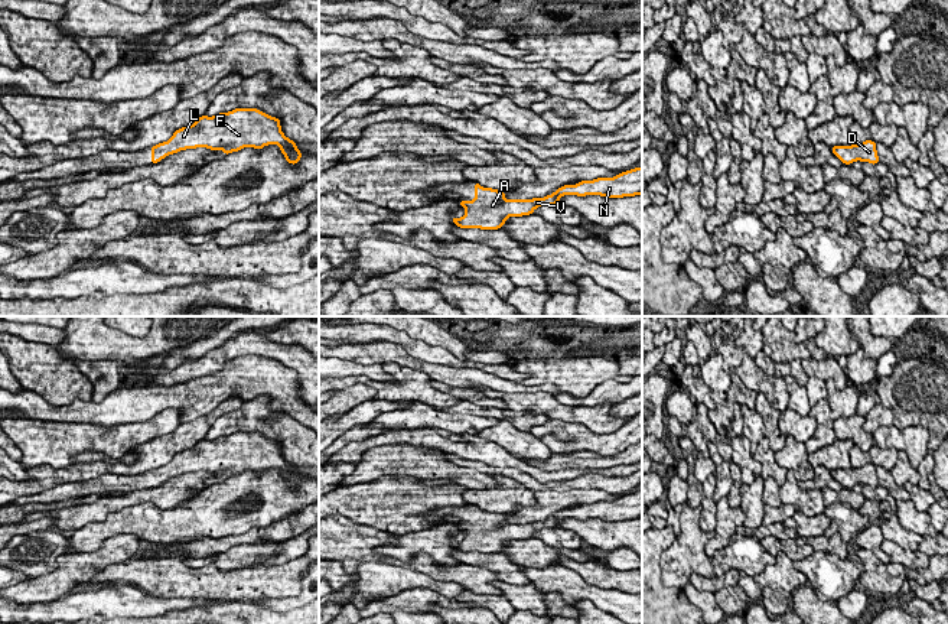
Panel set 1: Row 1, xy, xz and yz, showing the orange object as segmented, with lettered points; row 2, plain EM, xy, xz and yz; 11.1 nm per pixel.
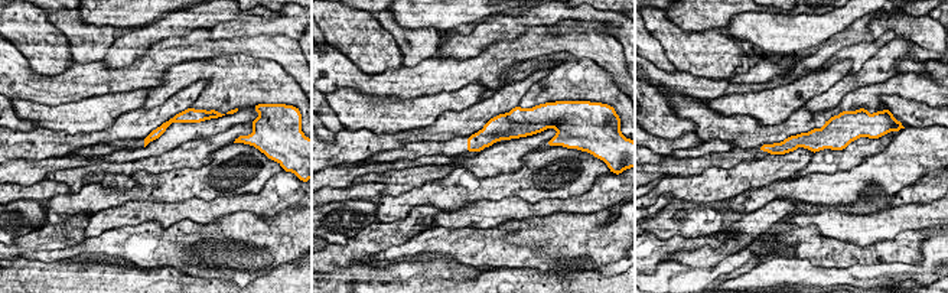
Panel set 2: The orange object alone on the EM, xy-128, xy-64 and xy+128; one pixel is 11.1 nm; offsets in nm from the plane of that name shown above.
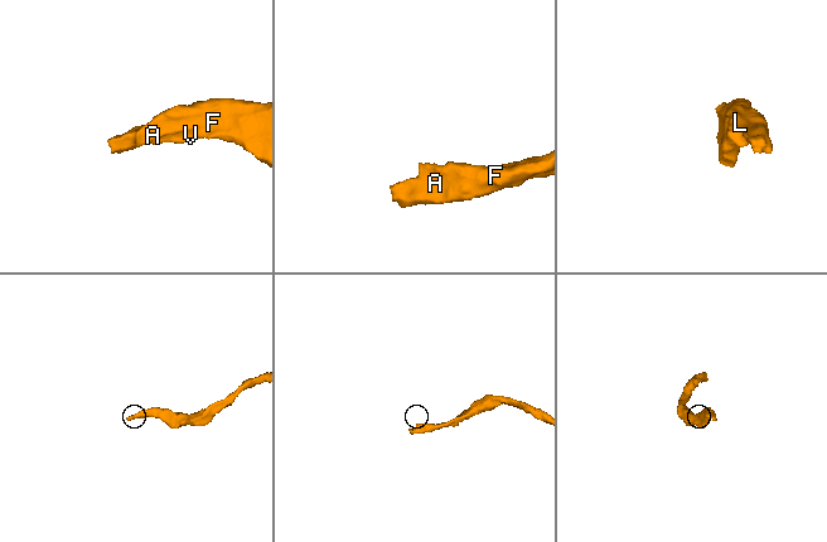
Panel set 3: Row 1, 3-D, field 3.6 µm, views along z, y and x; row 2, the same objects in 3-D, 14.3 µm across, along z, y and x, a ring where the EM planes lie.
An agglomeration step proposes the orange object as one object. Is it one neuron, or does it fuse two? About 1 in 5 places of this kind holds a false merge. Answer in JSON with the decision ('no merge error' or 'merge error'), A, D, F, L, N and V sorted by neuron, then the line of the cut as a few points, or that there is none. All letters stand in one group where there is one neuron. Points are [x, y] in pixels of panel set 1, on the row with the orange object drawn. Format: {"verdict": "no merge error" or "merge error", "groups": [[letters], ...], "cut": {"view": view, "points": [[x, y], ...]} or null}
{"verdict": "no merge error", "groups": [["A", "D", "F", "L", "N", "V"]], "cut": null}

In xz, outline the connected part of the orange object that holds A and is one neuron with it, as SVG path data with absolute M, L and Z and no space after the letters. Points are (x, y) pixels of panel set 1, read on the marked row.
M642 166L622 172L613 178L581 181L576 185L564 185L551 195L532 199L505 199L505 192L483 188L475 182L475 198L460 201L466 209L462 218L452 217L452 222L460 228L499 230L509 217L531 215L541 205L560 204L564 195L600 195L605 198L623 198L642 195Z

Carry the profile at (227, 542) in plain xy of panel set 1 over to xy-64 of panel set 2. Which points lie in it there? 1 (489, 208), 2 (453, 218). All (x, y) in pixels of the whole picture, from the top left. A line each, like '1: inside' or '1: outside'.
1: inside
2: inside

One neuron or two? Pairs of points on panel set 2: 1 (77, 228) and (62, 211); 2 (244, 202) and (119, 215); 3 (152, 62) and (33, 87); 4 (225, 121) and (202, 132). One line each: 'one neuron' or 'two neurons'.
1: two neurons
2: one neuron
3: one neuron
4: one neuron

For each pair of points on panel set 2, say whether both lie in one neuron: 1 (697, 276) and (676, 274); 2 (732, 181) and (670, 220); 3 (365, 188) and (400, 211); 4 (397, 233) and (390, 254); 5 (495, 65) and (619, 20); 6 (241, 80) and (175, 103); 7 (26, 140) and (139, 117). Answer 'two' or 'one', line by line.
1: one
2: two
3: two
4: two
5: two
6: two
7: one

